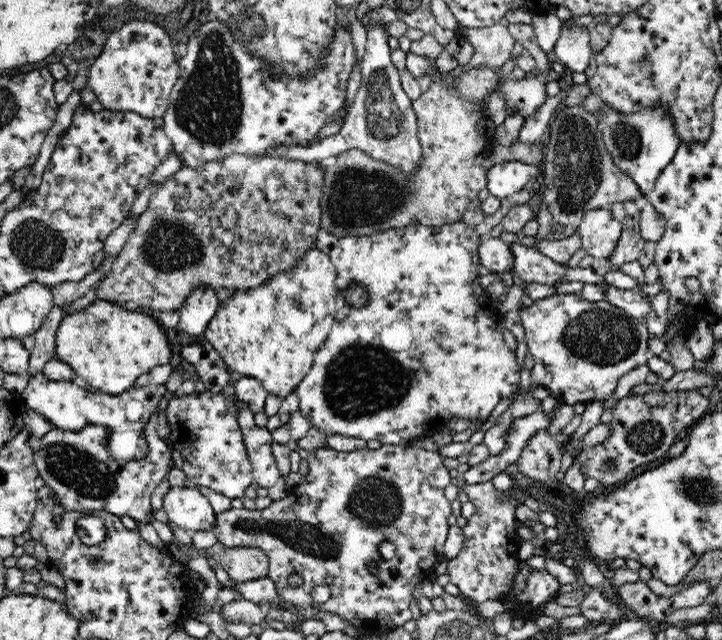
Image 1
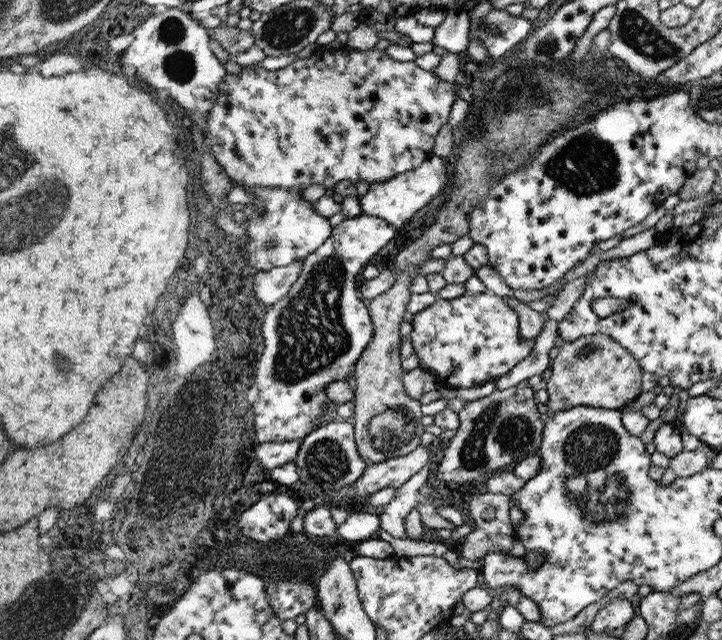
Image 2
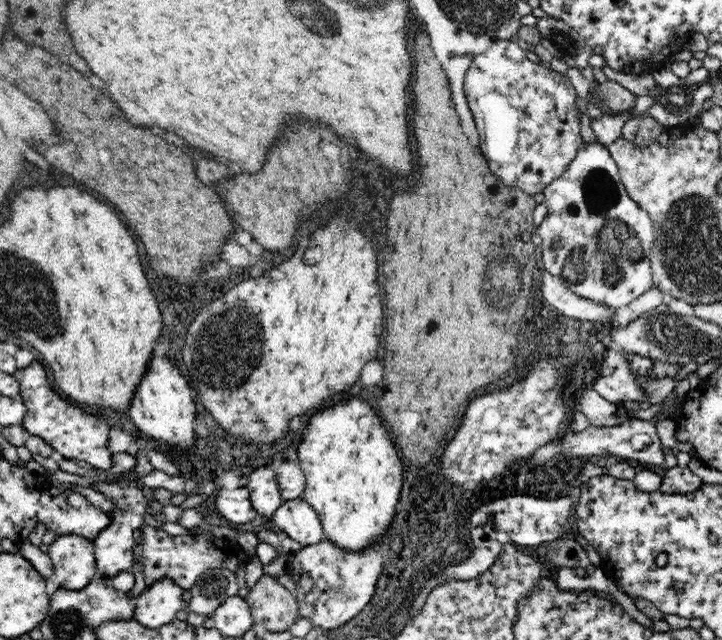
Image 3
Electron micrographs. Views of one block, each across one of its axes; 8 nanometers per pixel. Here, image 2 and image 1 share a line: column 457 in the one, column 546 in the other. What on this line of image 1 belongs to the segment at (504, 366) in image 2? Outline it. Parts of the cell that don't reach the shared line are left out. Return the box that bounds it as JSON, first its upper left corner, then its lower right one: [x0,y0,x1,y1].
[483,293,652,455]

